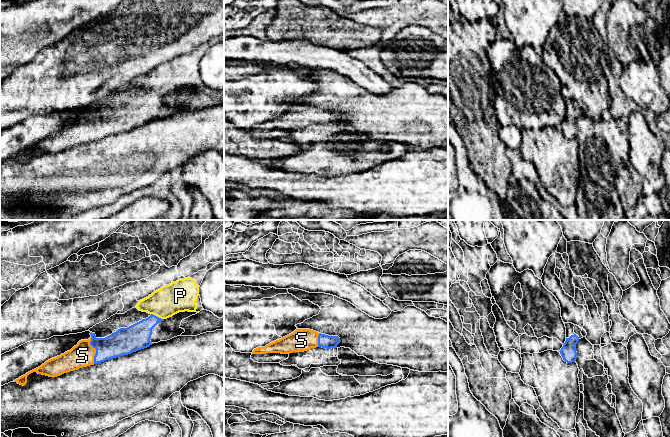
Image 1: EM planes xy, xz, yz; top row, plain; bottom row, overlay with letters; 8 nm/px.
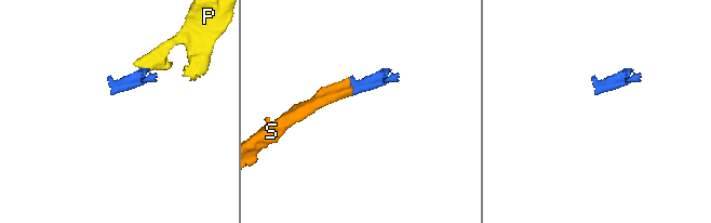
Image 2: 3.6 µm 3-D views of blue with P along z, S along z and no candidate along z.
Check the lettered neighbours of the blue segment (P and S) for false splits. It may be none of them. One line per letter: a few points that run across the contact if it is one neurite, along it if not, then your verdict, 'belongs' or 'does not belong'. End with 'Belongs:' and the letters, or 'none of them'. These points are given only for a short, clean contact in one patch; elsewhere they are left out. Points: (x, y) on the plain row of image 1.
P: xy (137, 112), (156, 92), (174, 74), (180, 72) | belongs
S: xy (124, 117), (96, 127), (86, 128), (82, 131) | belongs
Belongs: P, S

